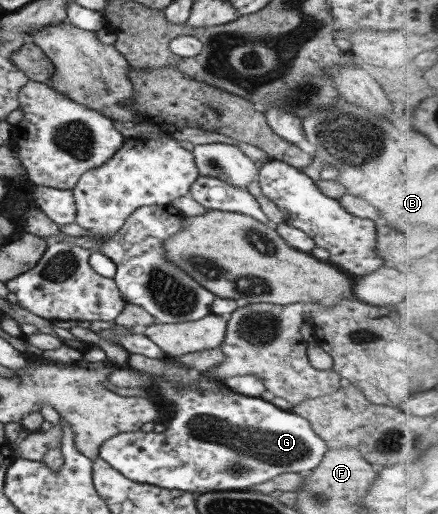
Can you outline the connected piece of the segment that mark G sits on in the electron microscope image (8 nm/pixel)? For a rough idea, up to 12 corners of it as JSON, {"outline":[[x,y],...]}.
{"outline":[[192,372],[108,383],[170,403],[162,432],[98,446],[121,476],[247,491],[310,471],[327,445],[298,414]]}

